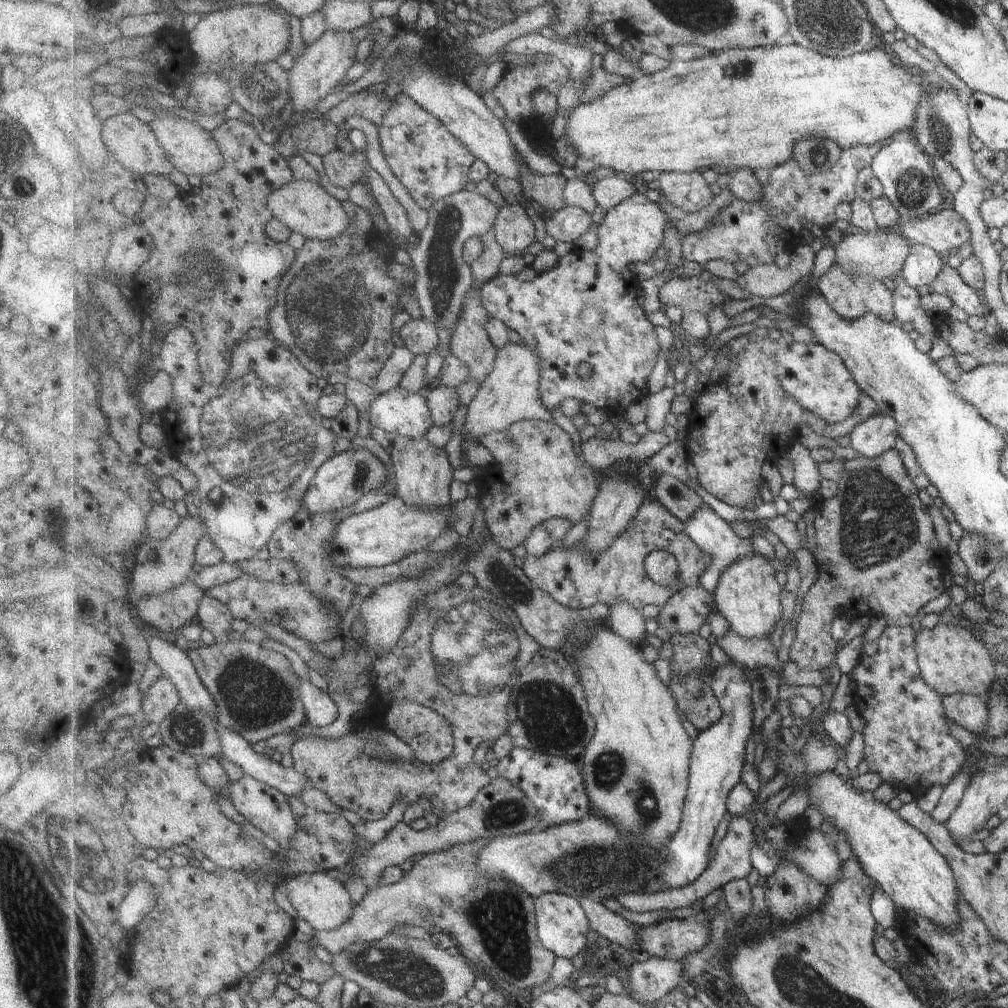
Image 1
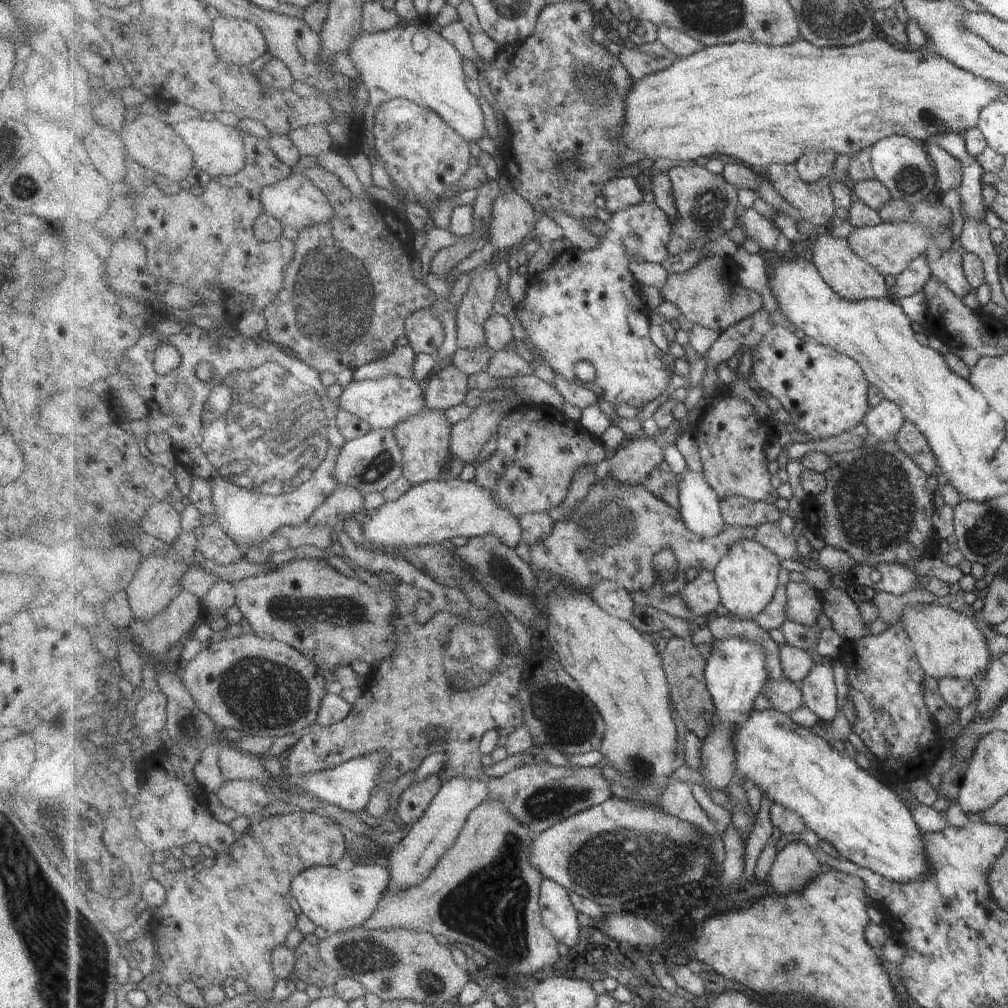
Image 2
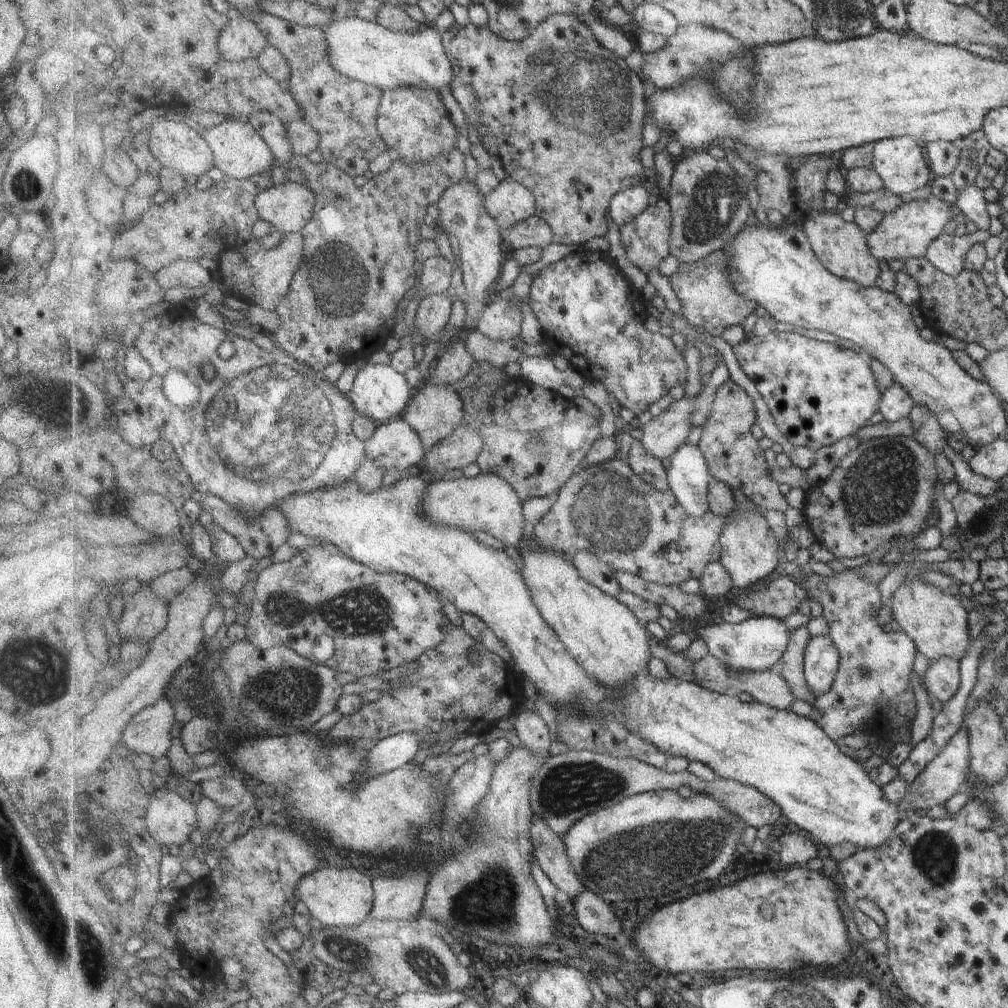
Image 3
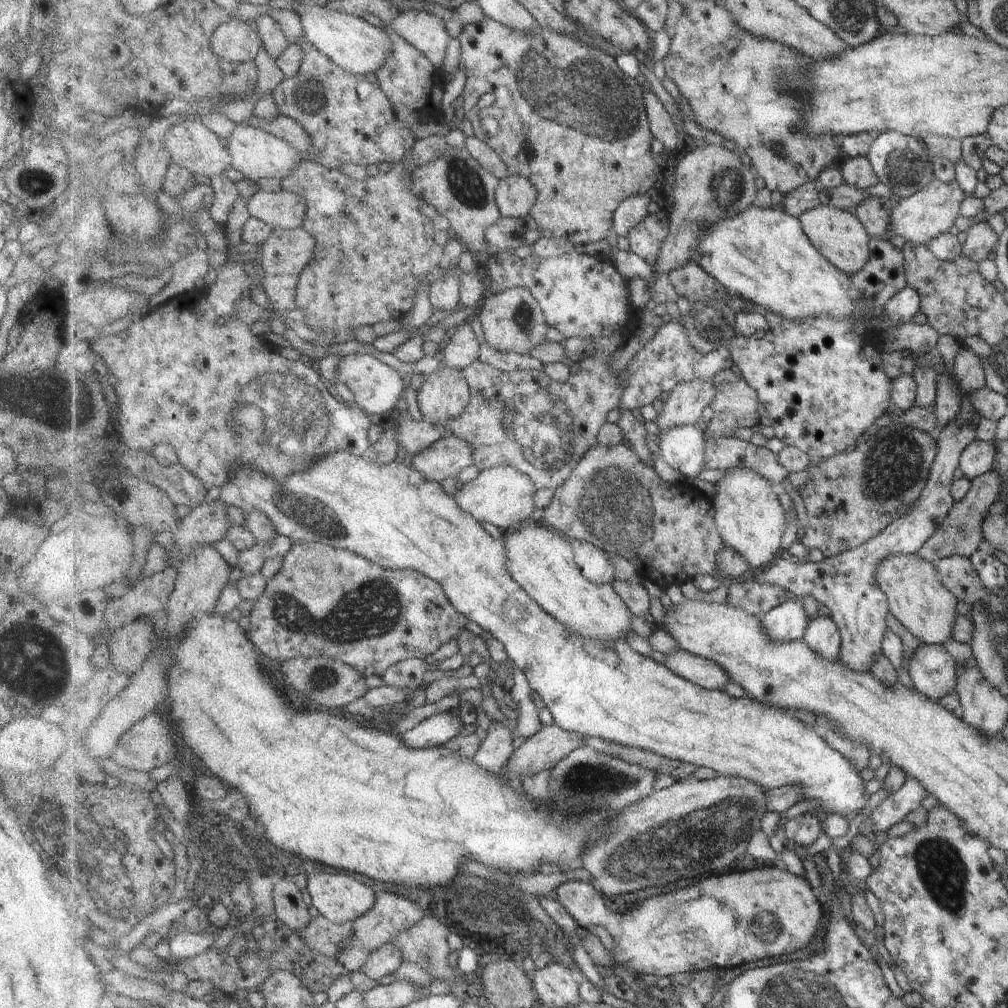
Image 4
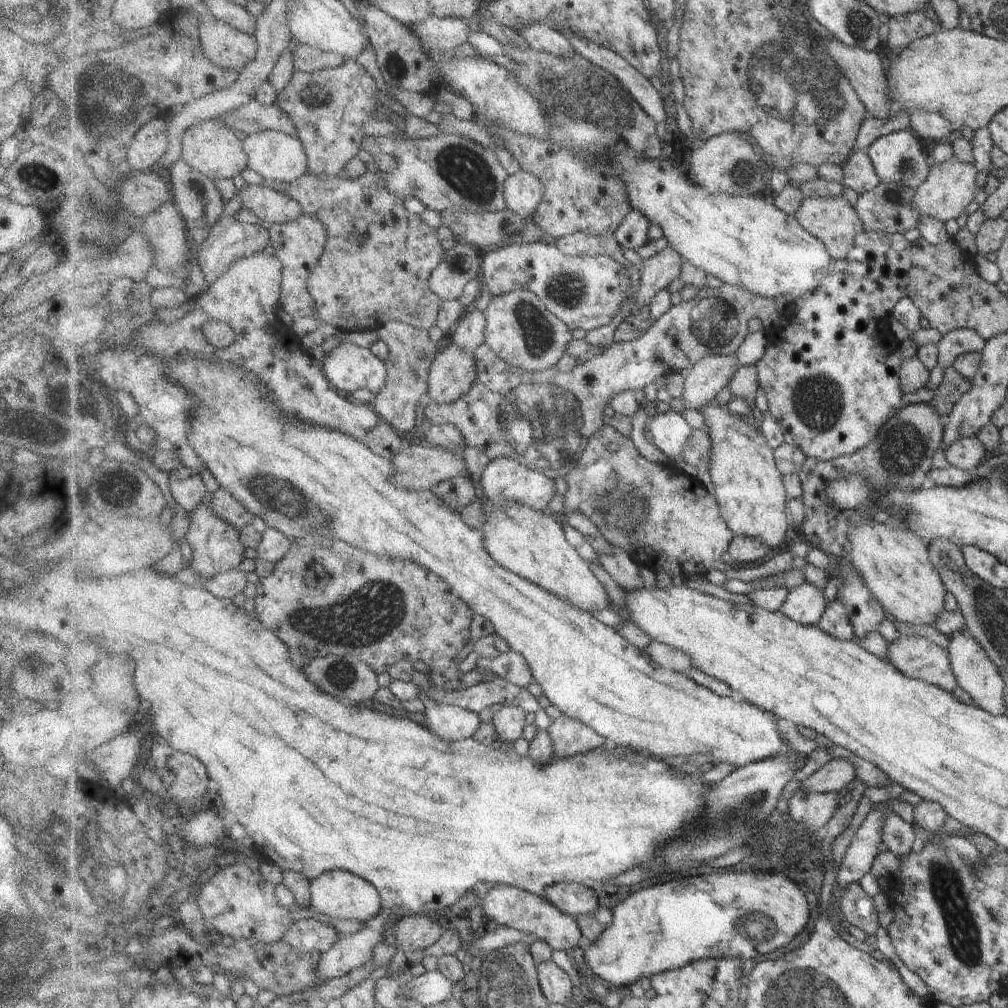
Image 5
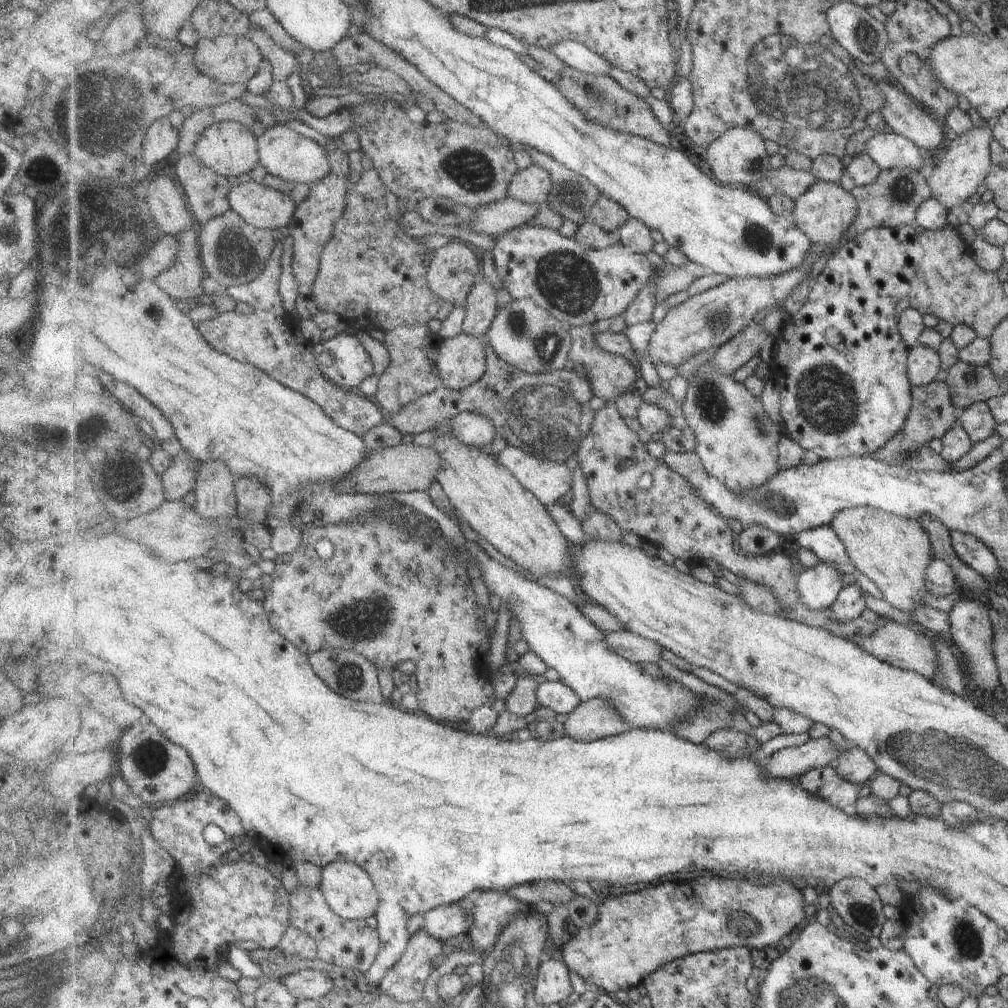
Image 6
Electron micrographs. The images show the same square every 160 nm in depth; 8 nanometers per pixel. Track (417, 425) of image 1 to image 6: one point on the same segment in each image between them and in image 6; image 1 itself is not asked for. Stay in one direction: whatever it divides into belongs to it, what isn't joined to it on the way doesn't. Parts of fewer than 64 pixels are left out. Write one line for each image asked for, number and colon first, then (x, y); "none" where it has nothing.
2: (387, 402)
3: (380, 392)
4: (377, 387)
5: (351, 367)
6: (344, 360)

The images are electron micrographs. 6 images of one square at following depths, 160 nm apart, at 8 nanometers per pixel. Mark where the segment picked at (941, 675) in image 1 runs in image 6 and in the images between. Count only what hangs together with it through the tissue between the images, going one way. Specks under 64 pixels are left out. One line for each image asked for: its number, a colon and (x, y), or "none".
2: (949, 645)
3: (938, 622)
4: (917, 598)
5: (896, 565)
6: (893, 552)

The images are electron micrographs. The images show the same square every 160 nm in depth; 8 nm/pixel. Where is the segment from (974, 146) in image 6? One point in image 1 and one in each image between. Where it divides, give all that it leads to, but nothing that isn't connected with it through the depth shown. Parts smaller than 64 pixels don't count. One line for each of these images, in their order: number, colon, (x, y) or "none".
1: (882, 253)
2: (889, 248)
3: (905, 234)
4: (932, 211)
5: (951, 186)

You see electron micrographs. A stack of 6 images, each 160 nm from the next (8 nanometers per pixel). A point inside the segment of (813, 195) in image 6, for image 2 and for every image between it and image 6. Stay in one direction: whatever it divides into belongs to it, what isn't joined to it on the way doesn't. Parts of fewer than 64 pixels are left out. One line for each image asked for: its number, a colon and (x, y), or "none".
2: (853, 278)
3: (842, 246)
4: (840, 236)
5: (835, 221)

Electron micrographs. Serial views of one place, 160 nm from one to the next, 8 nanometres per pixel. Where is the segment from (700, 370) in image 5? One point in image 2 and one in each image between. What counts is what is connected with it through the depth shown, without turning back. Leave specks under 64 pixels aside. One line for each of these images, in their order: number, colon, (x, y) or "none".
2: (633, 464)
3: (664, 435)
4: (685, 407)

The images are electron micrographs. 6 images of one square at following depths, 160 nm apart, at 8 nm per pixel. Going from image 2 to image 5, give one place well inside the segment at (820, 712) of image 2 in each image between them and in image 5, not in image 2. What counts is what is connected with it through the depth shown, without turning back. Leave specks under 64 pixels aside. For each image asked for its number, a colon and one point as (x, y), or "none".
3: (823, 658)
4: (824, 636)
5: (836, 622)

